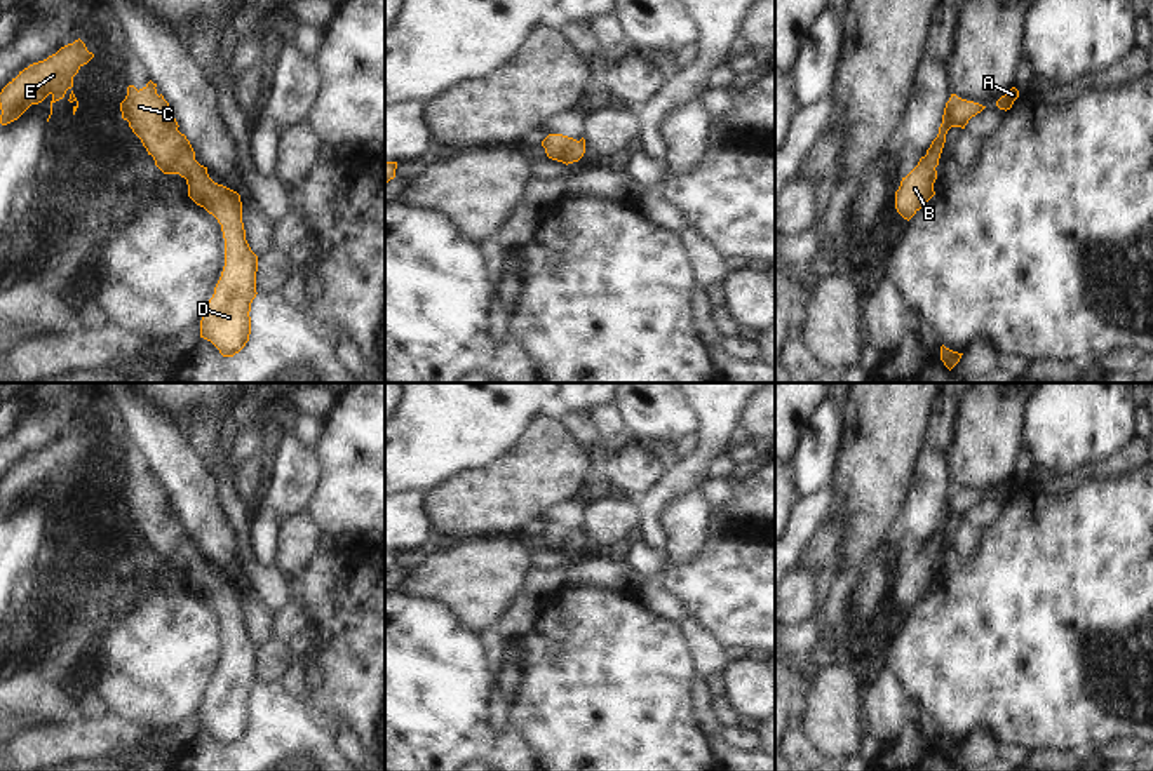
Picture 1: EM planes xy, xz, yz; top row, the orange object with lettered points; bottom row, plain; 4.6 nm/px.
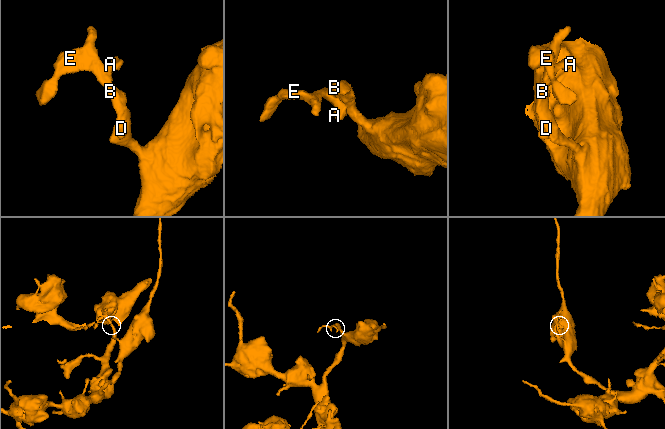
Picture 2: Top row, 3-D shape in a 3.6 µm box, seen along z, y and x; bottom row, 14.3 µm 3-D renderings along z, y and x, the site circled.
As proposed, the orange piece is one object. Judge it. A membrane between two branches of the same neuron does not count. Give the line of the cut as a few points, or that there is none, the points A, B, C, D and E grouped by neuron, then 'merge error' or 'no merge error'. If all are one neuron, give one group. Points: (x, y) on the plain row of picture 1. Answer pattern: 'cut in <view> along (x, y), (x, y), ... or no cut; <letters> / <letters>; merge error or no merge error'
no cut; A B C D E; no merge error

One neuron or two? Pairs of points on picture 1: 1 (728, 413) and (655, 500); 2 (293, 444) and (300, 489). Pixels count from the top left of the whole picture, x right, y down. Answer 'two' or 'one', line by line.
1: one
2: one

